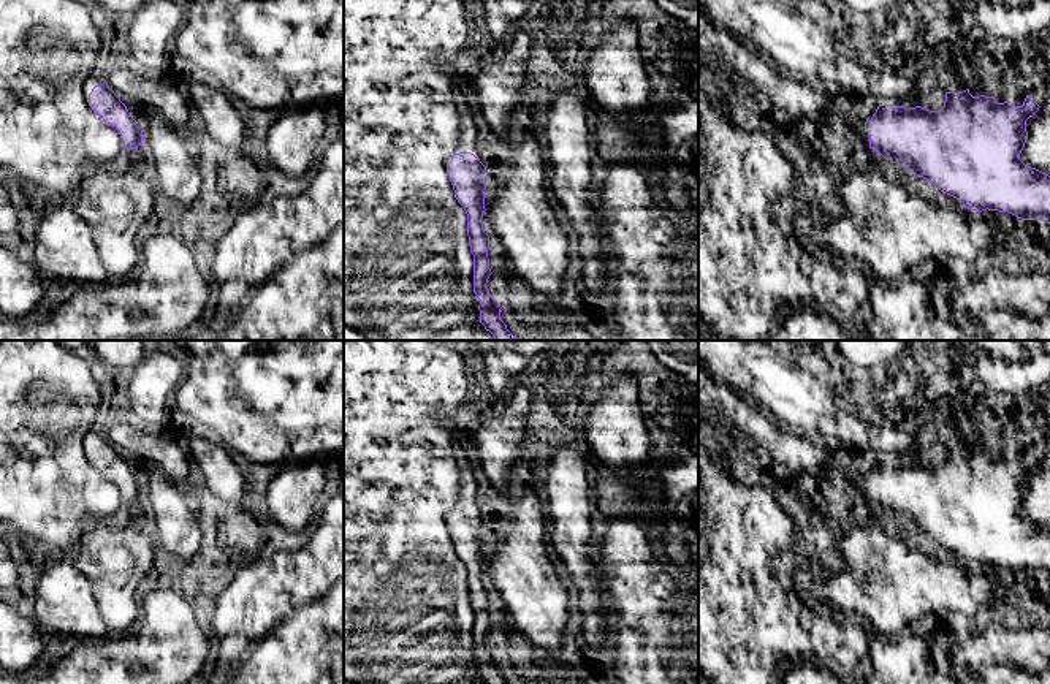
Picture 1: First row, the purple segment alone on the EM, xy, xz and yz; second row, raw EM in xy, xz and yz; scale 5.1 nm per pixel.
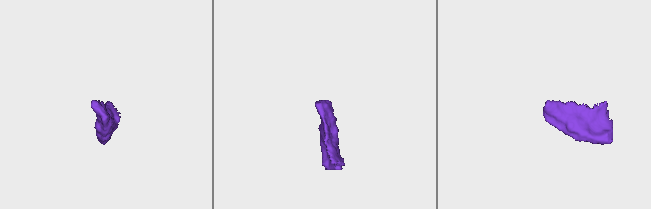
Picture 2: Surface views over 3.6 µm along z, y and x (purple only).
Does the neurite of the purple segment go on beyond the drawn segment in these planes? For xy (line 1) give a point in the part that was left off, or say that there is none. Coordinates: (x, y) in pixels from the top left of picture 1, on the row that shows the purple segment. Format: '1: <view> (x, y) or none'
1: xy (97, 78)

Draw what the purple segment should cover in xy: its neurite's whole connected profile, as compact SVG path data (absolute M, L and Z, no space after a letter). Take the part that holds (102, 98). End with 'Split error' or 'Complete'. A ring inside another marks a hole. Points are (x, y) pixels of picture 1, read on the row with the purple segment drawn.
M106 59L100 60L98 68L84 81L84 98L105 122L119 131L127 150L138 149L143 142L143 130L120 98L109 89L105 68Z. Split error

